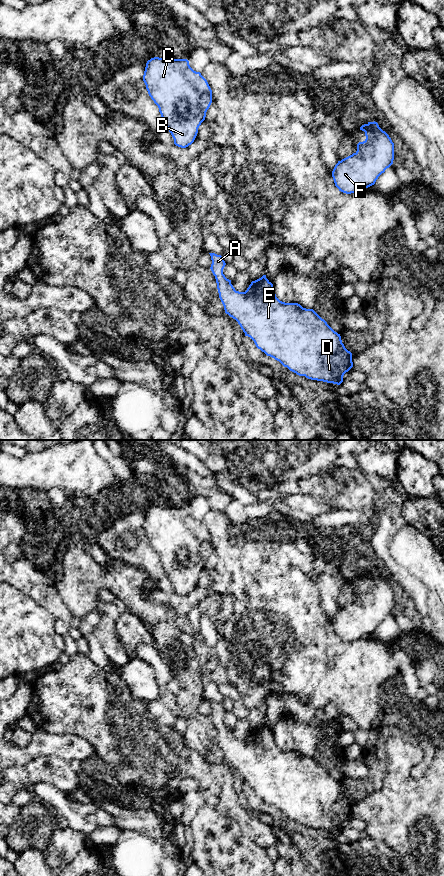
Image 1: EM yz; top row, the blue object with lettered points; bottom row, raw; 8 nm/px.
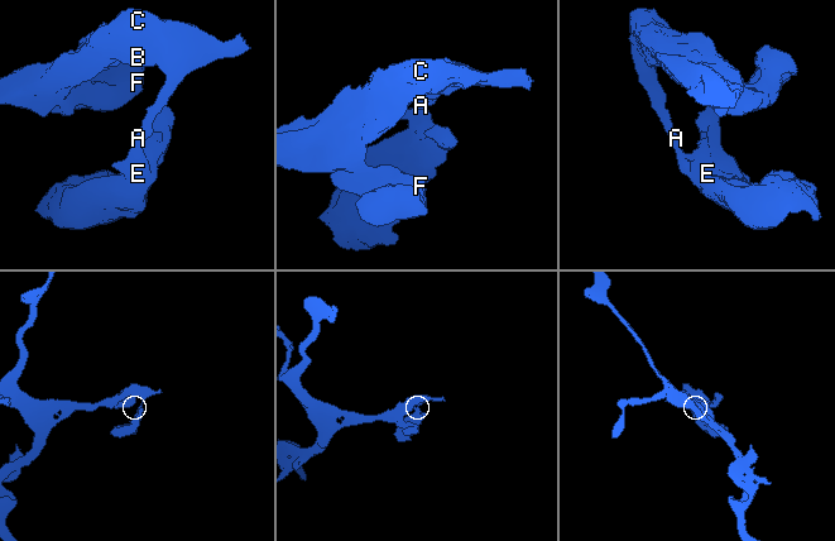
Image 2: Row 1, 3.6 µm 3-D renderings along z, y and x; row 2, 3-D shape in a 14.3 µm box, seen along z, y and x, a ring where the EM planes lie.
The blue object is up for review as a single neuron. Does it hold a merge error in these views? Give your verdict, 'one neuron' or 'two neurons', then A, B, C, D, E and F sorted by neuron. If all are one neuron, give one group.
one neuron | A B C D E F

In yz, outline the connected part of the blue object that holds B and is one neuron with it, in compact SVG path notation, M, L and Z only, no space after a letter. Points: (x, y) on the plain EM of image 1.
M154 505L146 511L143 529L149 544L159 556L174 592L181 596L191 593L212 551L212 538L207 528L190 515L187 507Z

